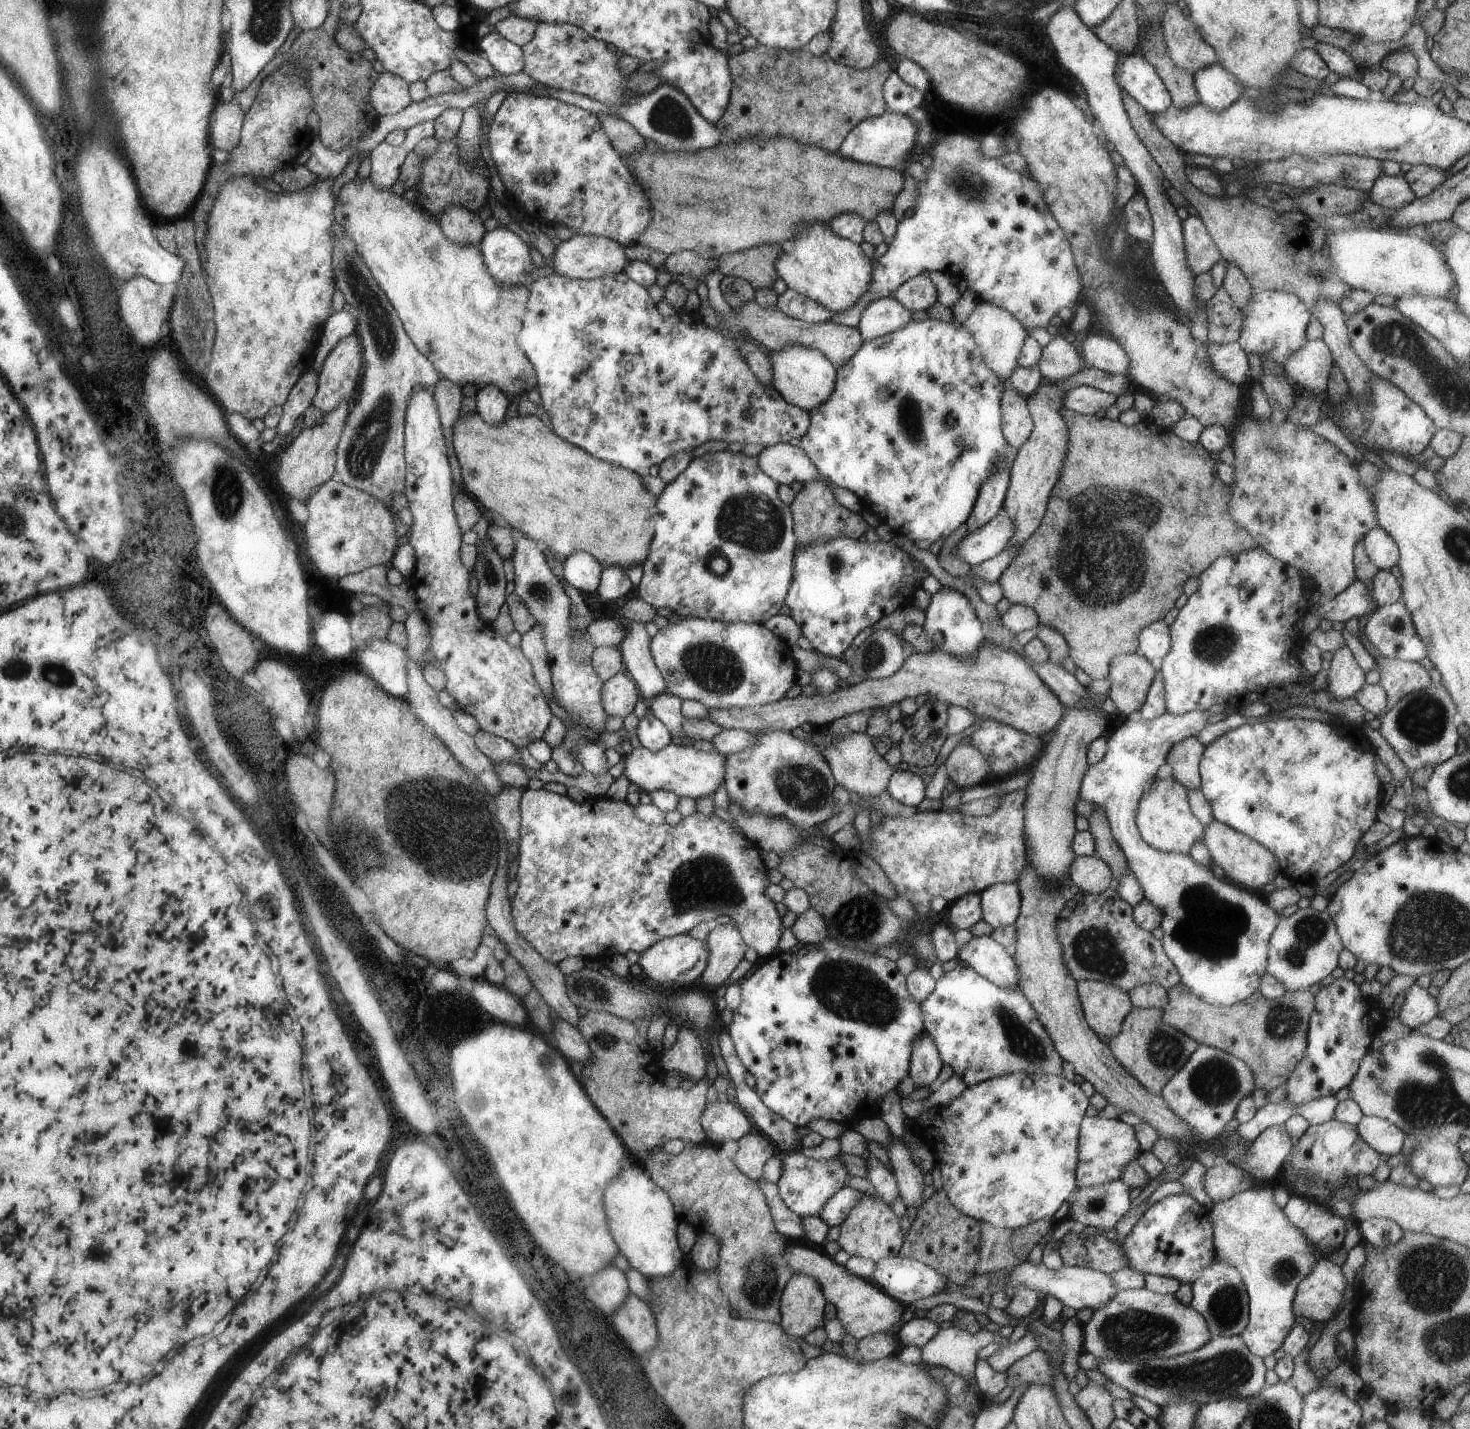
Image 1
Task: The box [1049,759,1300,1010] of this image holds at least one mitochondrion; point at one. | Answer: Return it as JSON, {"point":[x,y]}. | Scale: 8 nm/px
{"point":[1191,932]}

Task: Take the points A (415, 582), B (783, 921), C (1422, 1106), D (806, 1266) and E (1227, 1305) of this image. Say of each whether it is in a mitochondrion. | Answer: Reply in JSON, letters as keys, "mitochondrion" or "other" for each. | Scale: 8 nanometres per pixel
{"A":"other","B":"other","C":"mitochondrion","D":"mitochondrion","E":"mitochondrion"}

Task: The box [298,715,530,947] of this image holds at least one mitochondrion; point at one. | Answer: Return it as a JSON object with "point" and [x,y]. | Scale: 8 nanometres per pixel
{"point":[396,802]}

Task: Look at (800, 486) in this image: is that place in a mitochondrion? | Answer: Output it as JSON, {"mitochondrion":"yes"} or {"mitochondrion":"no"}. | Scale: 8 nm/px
{"mitochondrion":"no"}

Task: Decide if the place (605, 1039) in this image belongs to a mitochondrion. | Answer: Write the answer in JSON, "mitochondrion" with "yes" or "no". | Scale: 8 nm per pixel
{"mitochondrion":"yes"}

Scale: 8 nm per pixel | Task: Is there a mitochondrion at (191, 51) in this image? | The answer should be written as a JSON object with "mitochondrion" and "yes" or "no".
{"mitochondrion":"no"}

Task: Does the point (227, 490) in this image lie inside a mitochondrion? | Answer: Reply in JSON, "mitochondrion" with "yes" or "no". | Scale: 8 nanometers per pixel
{"mitochondrion":"yes"}

